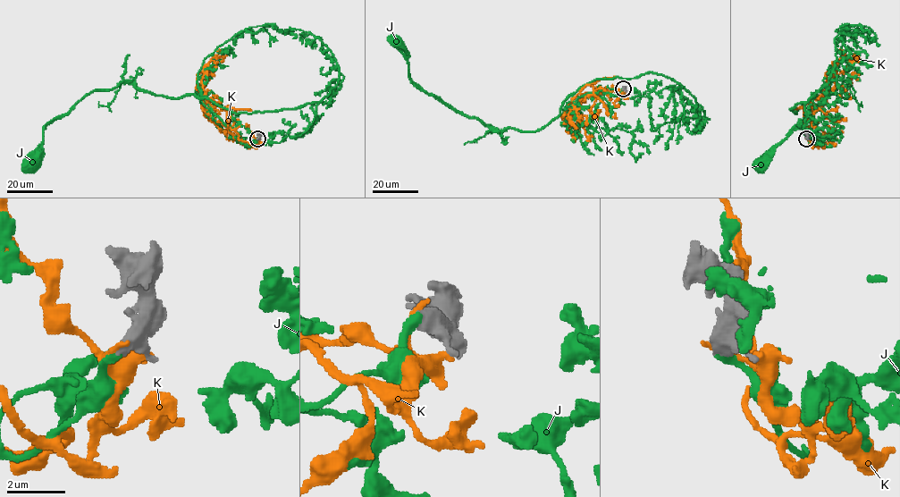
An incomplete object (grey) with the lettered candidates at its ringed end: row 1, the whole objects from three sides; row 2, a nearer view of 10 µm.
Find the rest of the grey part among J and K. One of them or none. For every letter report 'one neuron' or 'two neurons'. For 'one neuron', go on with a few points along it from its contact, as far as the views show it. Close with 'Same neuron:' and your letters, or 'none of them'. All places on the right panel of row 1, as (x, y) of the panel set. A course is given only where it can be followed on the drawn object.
J: one neuron | via (806, 138), (812, 147), (808, 130), (819, 98), (812, 97), (846, 97), (846, 81), (776, 147), (761, 168)
K: two neurons
Same neuron: J

